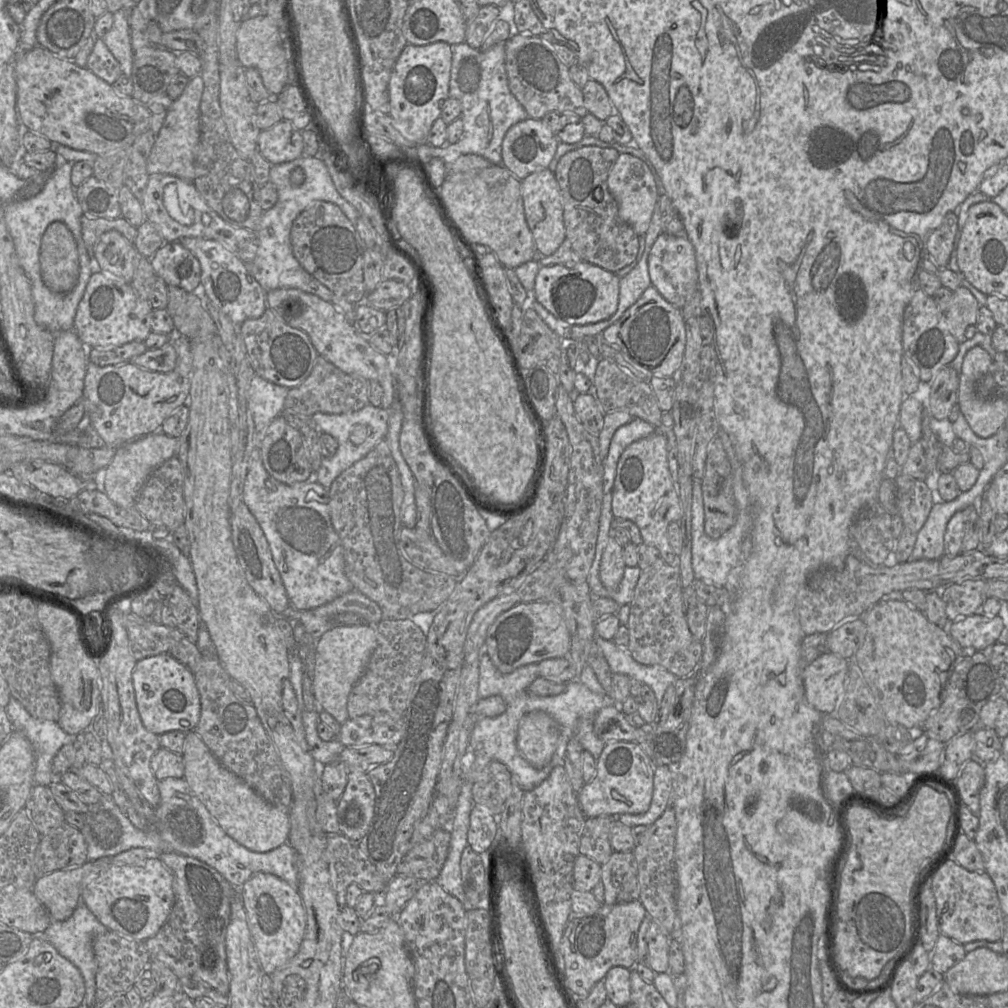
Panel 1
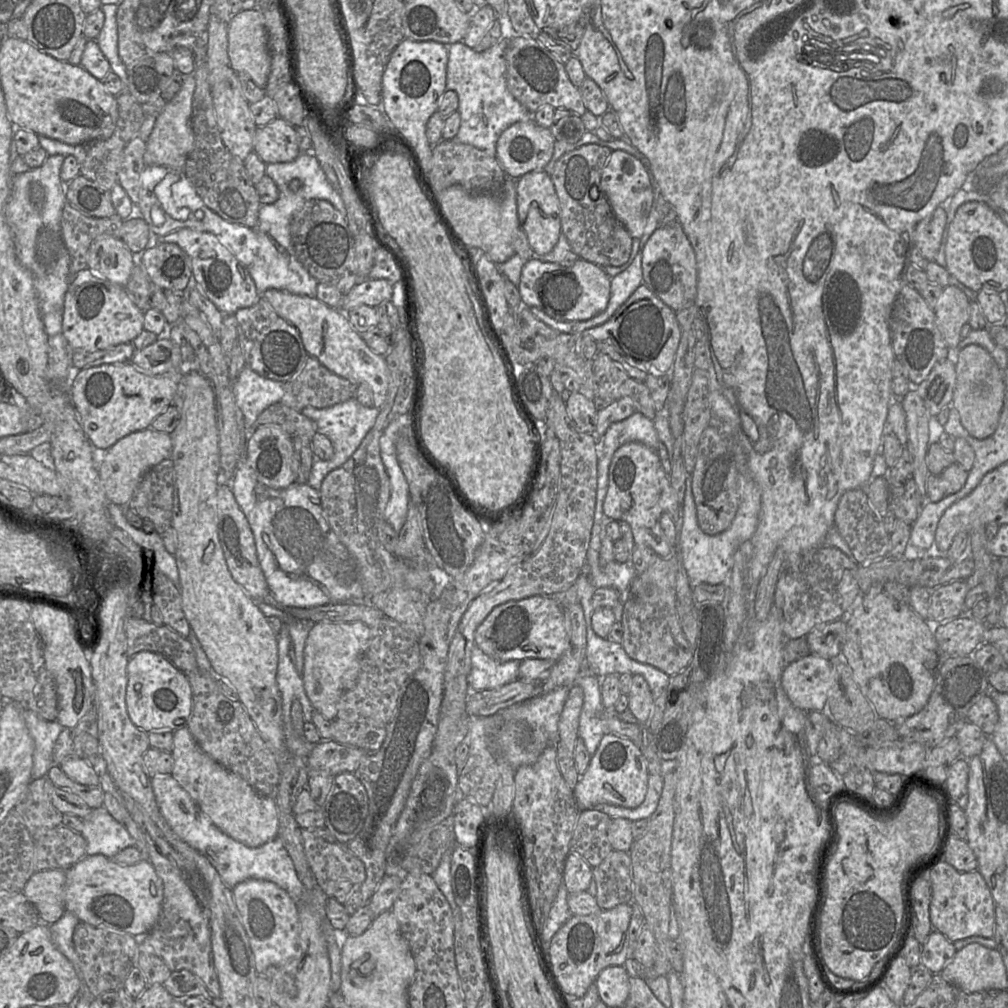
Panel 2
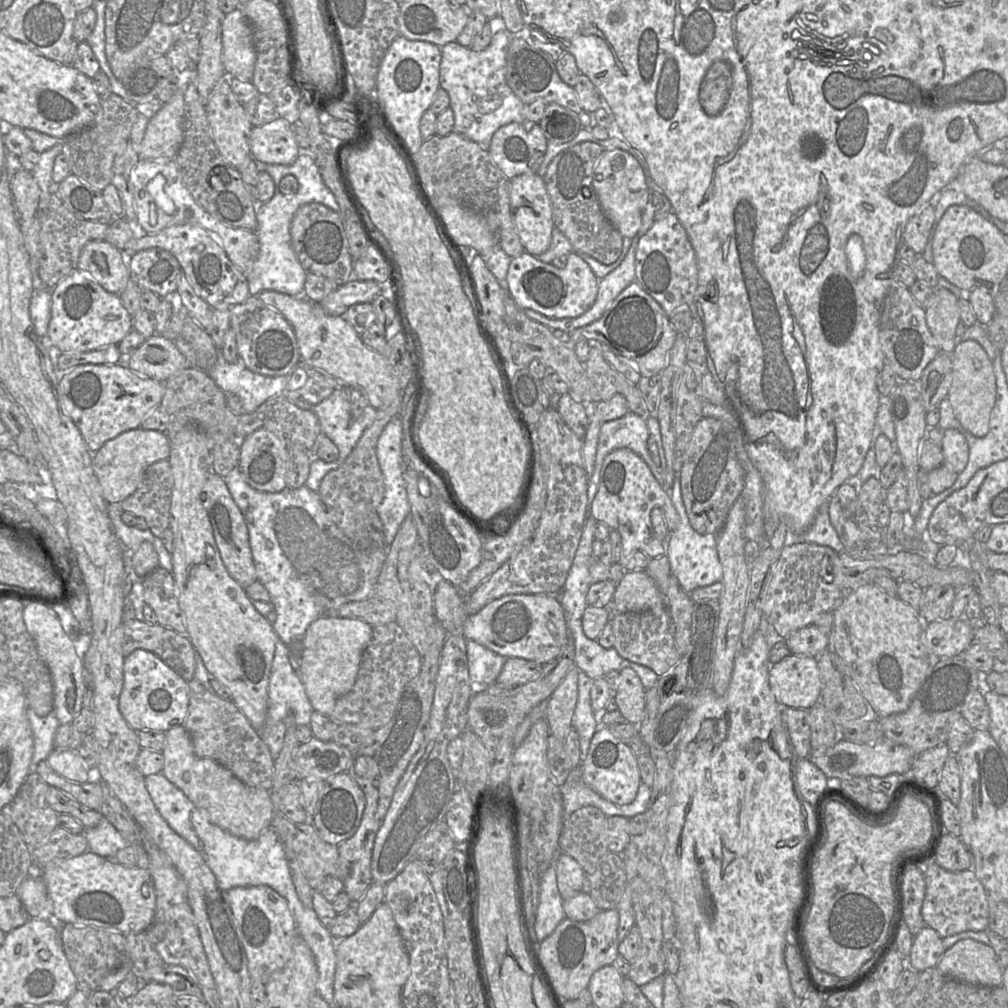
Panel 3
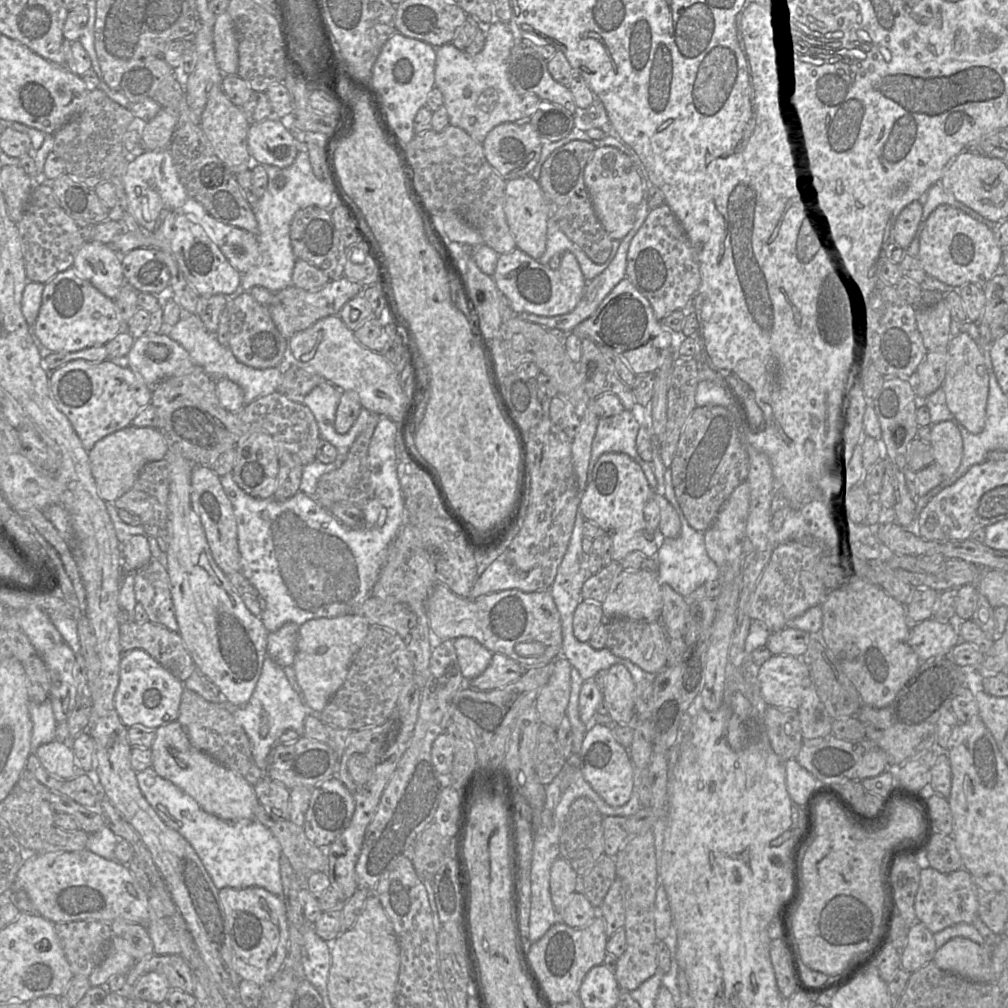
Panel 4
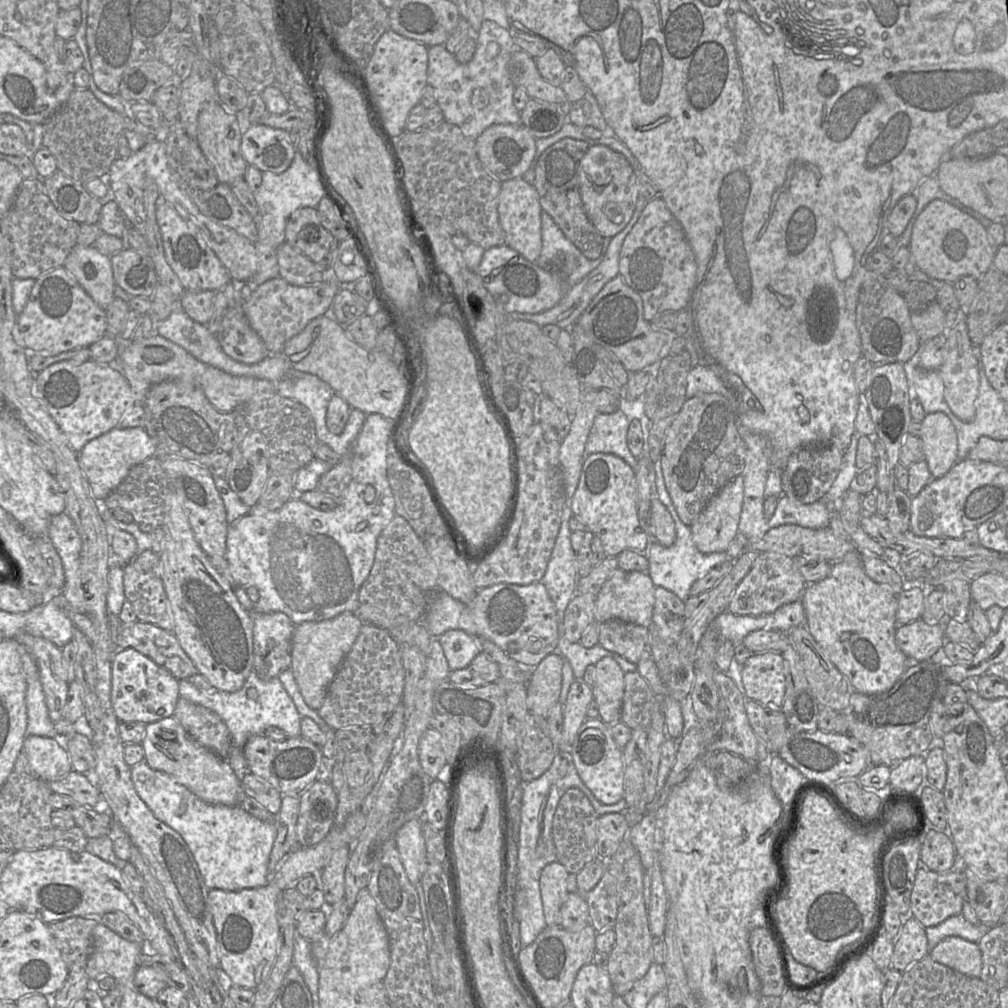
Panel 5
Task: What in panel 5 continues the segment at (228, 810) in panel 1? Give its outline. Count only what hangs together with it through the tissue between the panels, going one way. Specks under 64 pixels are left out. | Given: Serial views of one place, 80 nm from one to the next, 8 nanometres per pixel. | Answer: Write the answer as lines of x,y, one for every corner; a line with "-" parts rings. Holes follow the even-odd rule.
173,716
147,724
141,745
144,760
151,768
170,775
206,803
239,806
246,795
240,778
228,762
192,739

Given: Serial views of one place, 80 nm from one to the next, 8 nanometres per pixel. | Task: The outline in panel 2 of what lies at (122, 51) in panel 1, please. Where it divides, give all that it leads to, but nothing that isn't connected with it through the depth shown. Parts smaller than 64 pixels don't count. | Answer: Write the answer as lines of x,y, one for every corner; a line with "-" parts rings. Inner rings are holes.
117,4
102,5
101,10
105,14
105,22
96,42
108,59
111,71
121,78
125,84
125,90
127,90
127,67
118,53
117,9

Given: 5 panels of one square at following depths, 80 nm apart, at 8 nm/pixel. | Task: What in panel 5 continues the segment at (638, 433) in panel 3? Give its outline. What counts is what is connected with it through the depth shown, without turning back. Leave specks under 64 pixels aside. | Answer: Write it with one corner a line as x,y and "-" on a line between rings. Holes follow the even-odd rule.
619,409
612,414
598,414
586,443
583,462
593,453
613,454
622,458
633,469
637,469
639,460
627,445
627,432
631,420
633,419

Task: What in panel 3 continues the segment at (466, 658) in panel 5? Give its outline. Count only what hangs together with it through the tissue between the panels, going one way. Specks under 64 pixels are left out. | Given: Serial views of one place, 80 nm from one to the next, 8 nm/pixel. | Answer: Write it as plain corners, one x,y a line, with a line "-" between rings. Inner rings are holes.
466,641
469,679
475,685
490,686
496,682
506,658
472,641

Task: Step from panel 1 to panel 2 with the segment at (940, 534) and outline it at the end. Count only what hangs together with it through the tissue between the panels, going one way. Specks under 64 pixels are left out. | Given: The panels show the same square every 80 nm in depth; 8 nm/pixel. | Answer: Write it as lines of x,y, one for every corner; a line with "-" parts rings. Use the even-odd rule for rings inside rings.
958,491
954,495
950,494
940,501
926,502
918,518
911,525
910,543
923,550
929,549
935,542
936,528
945,510
971,492
966,491
963,494
959,494

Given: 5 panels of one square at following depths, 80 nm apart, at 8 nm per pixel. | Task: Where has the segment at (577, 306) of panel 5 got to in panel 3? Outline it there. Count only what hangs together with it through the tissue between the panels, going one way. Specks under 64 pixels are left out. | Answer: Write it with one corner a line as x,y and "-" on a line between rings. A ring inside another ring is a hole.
636,235
621,263
605,277
599,280
598,293
593,305
582,315
575,318
549,318
532,309
522,309
522,312
551,330
572,332
598,320
606,311
608,305
632,282
635,281
635,254
639,242

